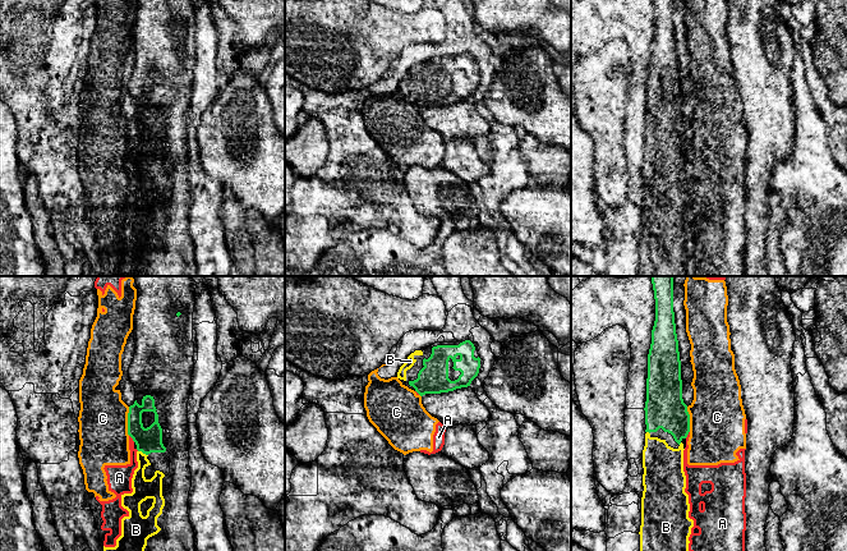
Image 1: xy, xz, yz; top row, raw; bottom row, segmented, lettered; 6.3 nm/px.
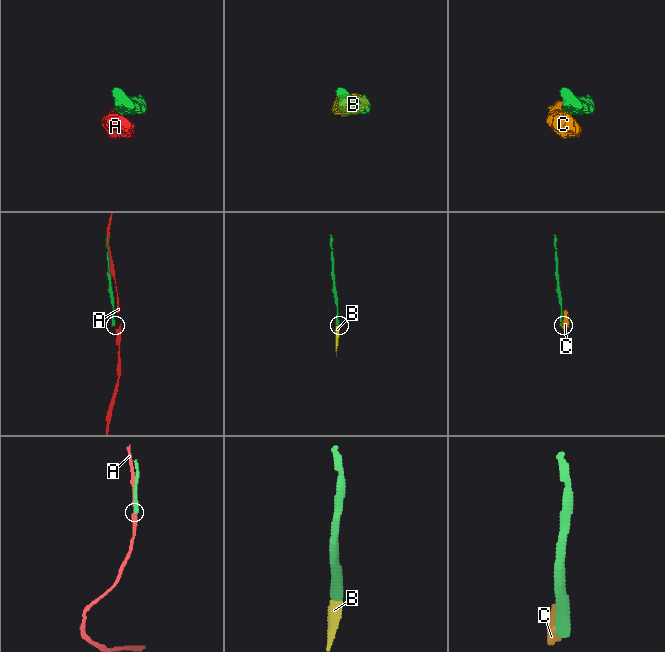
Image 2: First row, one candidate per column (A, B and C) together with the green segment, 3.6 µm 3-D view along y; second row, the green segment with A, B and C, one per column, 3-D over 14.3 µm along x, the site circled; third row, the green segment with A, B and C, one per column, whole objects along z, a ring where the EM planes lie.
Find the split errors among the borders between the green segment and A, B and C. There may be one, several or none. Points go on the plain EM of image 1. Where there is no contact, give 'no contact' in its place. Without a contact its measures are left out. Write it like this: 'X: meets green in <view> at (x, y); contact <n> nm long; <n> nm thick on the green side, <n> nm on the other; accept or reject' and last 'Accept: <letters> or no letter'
A: meets green in xy at (132, 151); contact 60 nm long; 160 nm thick on the green side, 130 nm on the other; reject
B: meets green in xy at (143, 166); contact 70 nm long; 160 nm thick on the green side, 130 nm on the other; accept
C: meets green in xy at (128, 134); contact 180 nm long; 160 nm thick on the green side, 300 nm on the other; reject
Accept: B

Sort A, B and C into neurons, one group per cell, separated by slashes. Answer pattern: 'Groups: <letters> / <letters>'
Groups: A C / B

